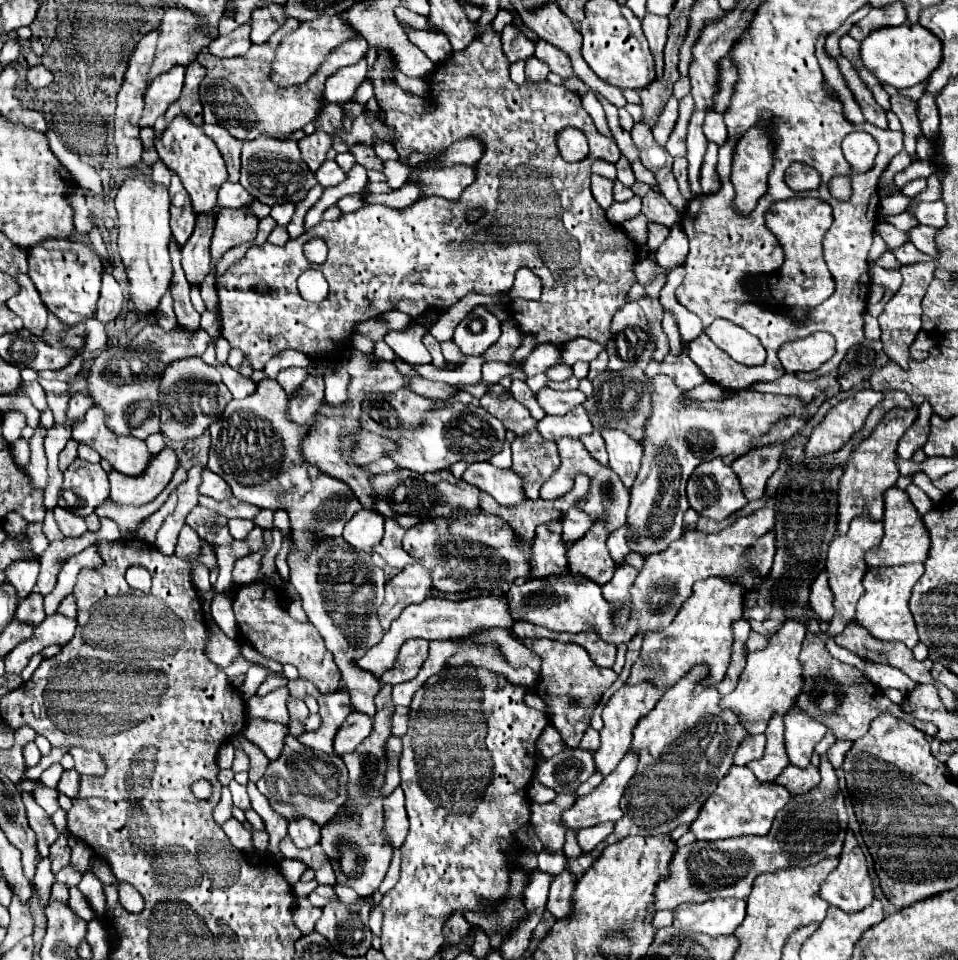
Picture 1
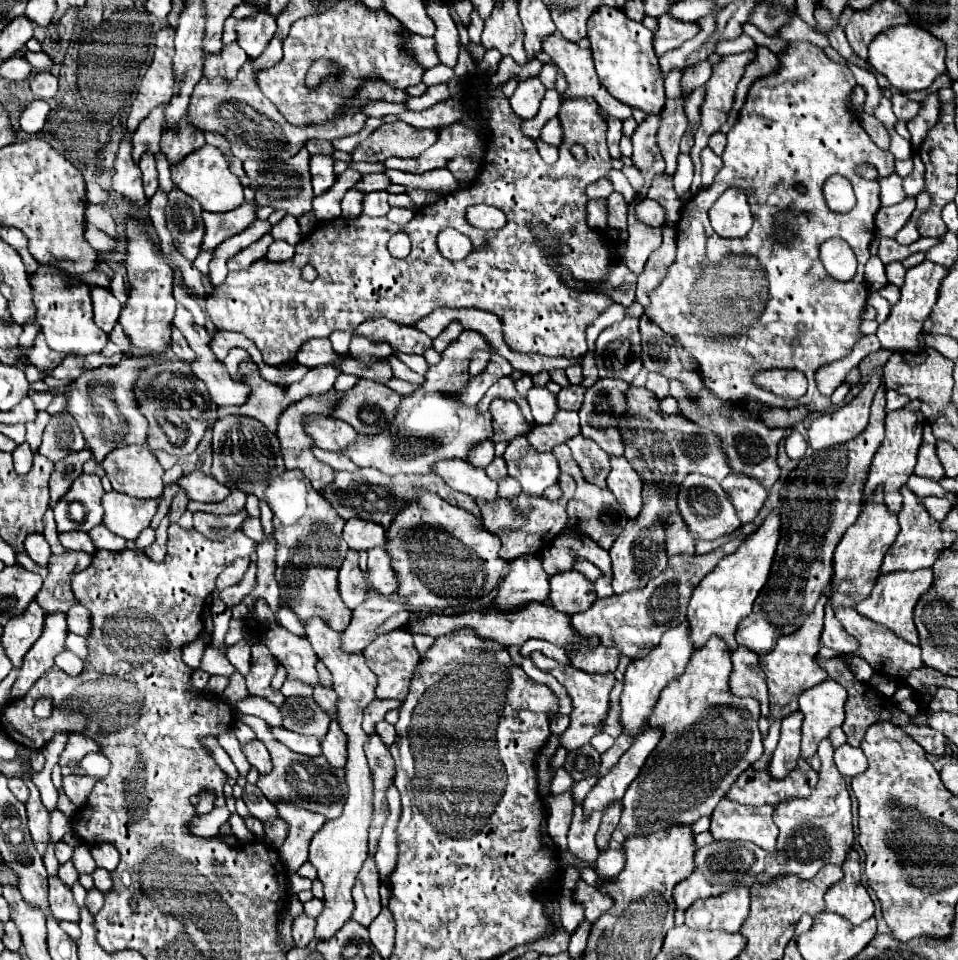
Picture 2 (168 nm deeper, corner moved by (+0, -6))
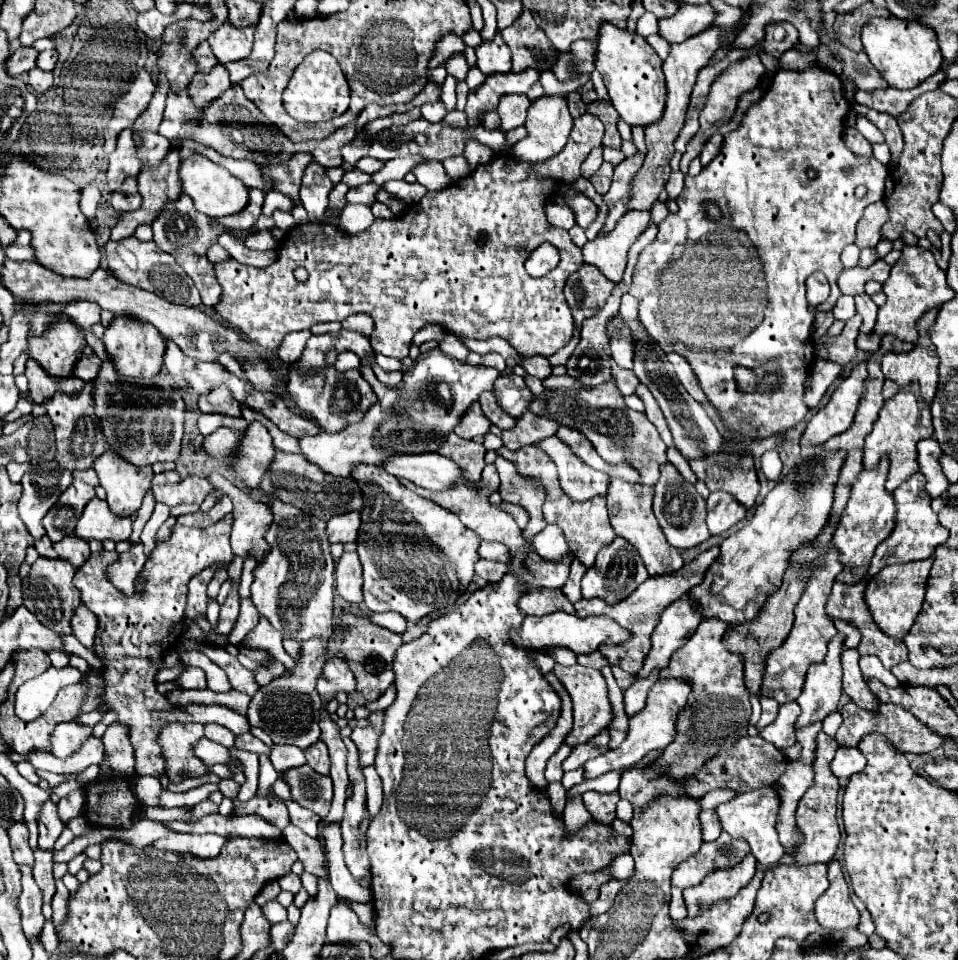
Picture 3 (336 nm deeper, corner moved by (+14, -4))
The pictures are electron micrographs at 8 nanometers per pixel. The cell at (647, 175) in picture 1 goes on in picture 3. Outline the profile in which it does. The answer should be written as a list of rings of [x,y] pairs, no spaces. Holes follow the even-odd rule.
[[[602,162],[600,170],[598,170],[594,176],[590,176],[590,182],[592,182],[592,186],[596,188],[598,194],[608,192],[608,188],[610,188],[610,180],[612,180],[612,168],[614,168],[612,164]]]

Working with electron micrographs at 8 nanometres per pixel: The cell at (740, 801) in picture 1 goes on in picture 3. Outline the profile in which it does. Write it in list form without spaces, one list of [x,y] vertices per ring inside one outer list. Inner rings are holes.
[[[760,788],[760,790],[738,794],[730,802],[720,804],[716,810],[722,820],[722,828],[736,838],[744,838],[750,844],[750,852],[756,856],[760,866],[772,868],[776,866],[776,862],[780,862],[784,852],[778,842],[778,834],[774,830],[776,816],[778,816],[778,794],[774,792],[774,788]]]

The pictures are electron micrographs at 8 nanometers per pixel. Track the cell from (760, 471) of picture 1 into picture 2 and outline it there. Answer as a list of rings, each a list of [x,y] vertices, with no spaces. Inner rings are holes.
[[[734,472],[722,480],[722,488],[730,496],[742,524],[754,520],[754,516],[762,508],[766,494],[768,494],[762,482],[758,482],[756,478],[734,474]]]

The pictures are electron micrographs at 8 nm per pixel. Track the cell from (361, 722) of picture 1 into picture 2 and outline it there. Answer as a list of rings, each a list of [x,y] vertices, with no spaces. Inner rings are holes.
[[[330,722],[328,734],[322,738],[322,754],[328,758],[330,766],[344,768],[346,764],[346,734],[342,734],[342,728],[338,722]]]

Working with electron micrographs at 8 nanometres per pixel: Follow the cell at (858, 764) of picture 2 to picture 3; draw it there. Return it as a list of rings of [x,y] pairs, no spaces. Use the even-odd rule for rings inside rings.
[[[840,746],[836,750],[836,758],[832,760],[830,768],[838,778],[850,778],[856,772],[862,772],[866,766],[866,758],[858,748],[848,748]]]

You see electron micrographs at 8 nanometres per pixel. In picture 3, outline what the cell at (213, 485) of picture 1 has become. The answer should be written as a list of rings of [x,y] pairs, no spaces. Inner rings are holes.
[[[188,478],[182,484],[164,484],[164,486],[152,486],[154,500],[166,506],[178,506],[178,504],[202,504],[202,500],[212,490],[212,484],[206,478]]]

